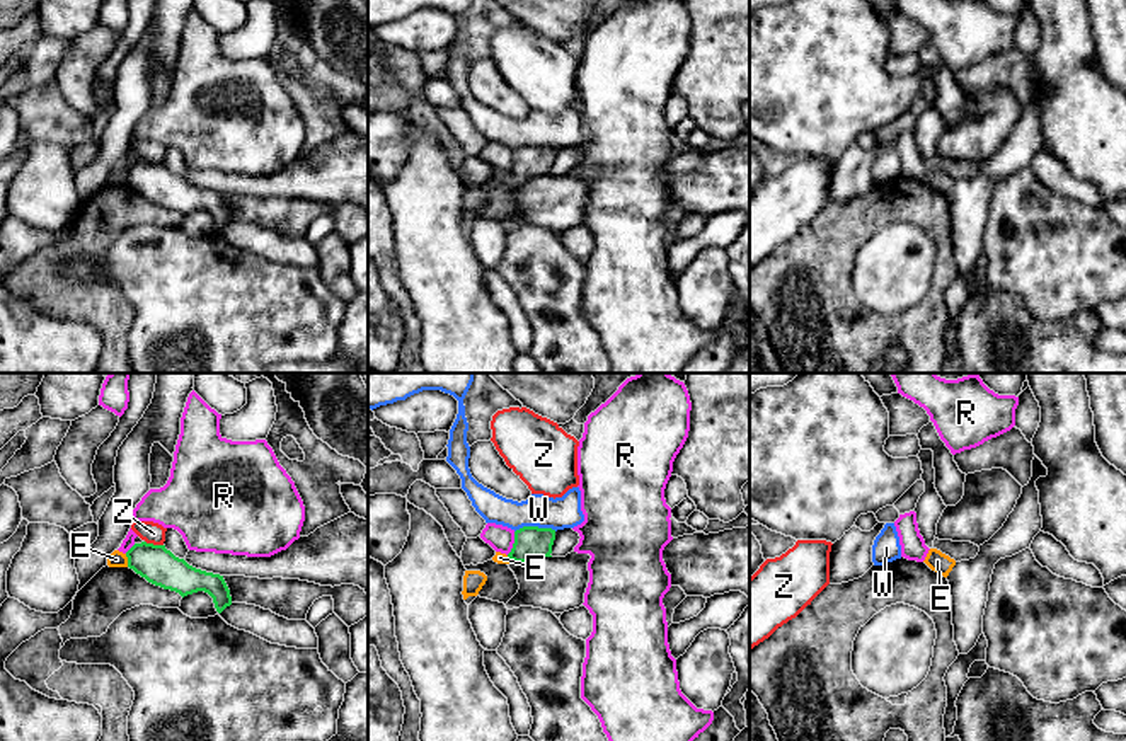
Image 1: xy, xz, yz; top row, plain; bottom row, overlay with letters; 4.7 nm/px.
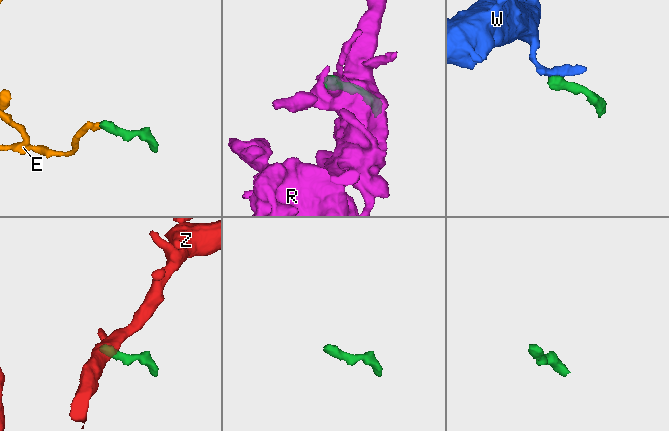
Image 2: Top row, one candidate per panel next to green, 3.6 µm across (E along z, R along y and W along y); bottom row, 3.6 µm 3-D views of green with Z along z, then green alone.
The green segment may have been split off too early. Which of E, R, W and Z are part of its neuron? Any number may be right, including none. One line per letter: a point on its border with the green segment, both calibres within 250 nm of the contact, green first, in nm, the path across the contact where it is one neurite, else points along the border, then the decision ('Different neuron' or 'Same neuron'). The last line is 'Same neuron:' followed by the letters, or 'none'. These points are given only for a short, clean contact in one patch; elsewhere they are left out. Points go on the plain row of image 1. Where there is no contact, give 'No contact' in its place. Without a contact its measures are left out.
E: Touches green at xy (128, 179). Thickness 180 nm (green) against 80 nm. Boundary: xy (125, 172), (128, 184). Different neuron
R: Touches green at xz (513, 162). Thickness 160 nm (green) against 120 nm. Boundary: xz (515, 150), (515, 160), (506, 172). Different neuron
W: Touches green at xz (535, 145). Thickness 160 nm (green) against 150 nm. Boundary: xz (556, 149), (520, 145), (515, 150). Different neuron
Z: Touches green at xy (152, 162). Thickness 180 nm (green) against 100 nm. Boundary: xy (145, 159), (162, 164). Different neuron
Same neuron: none

